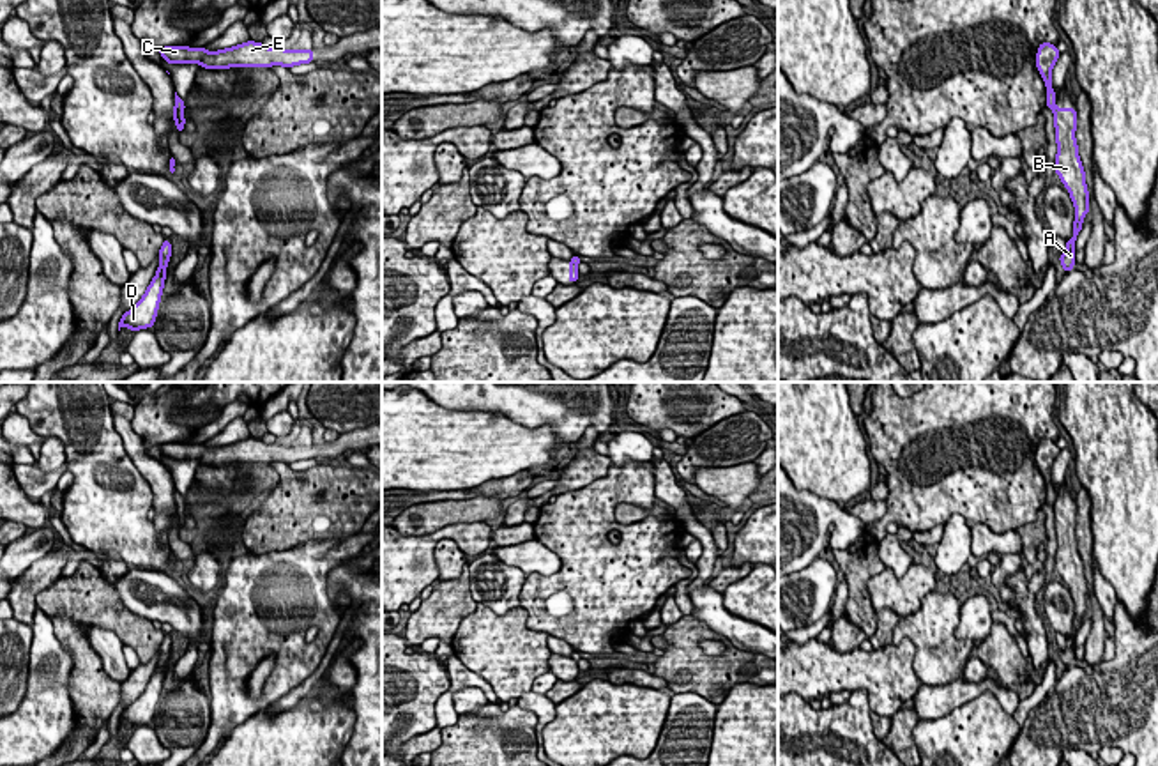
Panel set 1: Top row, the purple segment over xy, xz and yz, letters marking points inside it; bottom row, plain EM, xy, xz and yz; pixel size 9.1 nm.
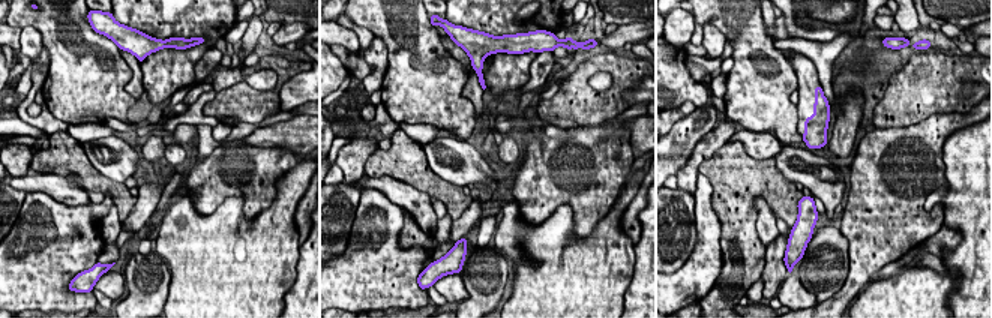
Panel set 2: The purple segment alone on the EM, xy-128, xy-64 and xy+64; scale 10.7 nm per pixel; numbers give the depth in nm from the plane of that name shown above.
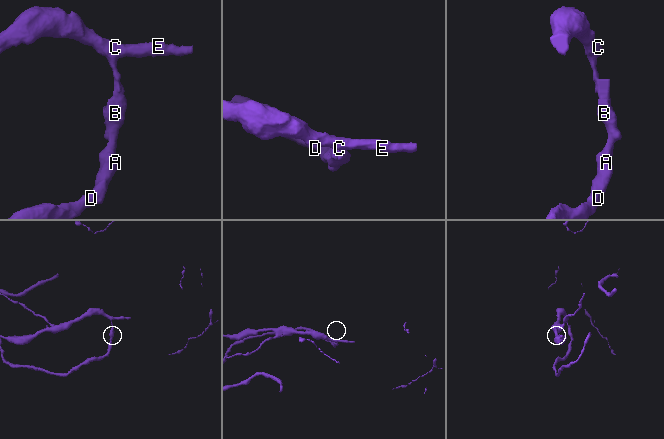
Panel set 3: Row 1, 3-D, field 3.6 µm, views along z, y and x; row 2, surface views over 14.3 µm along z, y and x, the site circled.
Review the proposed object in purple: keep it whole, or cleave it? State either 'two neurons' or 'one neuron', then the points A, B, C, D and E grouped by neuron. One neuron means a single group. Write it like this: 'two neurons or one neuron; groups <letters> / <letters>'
two neurons; groups A B D / C E

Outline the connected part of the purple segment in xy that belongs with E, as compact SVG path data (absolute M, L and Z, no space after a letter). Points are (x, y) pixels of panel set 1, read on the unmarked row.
M248 437L233 444L207 448L205 444L187 444L187 442L164 442L156 444L166 460L198 460L205 465L228 465L228 463L270 463L283 462L293 463L299 460L313 458L311 446L283 446L267 444L262 439Z

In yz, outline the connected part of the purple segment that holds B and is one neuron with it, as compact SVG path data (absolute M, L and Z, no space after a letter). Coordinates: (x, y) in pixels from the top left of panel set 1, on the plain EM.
M1054 504L1054 522L1055 522L1055 570L1066 582L1071 598L1075 601L1075 619L1073 633L1066 637L1066 649L1059 651L1064 669L1073 667L1075 662L1075 637L1082 626L1084 612L1089 609L1089 589L1086 582L1086 568L1078 554L1078 543L1075 536L1077 525L1077 506L1075 504Z

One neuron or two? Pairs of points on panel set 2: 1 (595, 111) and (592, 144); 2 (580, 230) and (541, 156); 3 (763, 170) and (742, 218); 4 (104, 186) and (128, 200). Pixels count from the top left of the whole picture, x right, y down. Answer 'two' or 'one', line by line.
1: two
2: one
3: one
4: one

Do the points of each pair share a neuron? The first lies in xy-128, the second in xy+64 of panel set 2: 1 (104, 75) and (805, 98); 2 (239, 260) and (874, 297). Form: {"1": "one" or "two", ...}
{"1": "two", "2": "one"}

